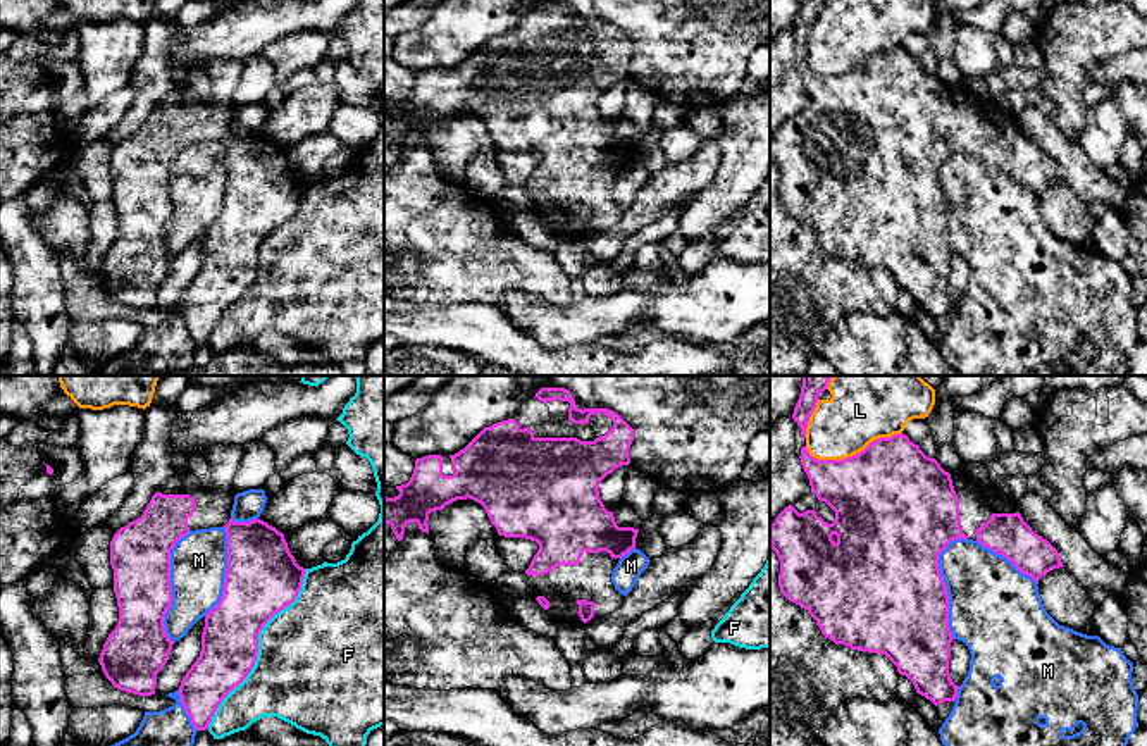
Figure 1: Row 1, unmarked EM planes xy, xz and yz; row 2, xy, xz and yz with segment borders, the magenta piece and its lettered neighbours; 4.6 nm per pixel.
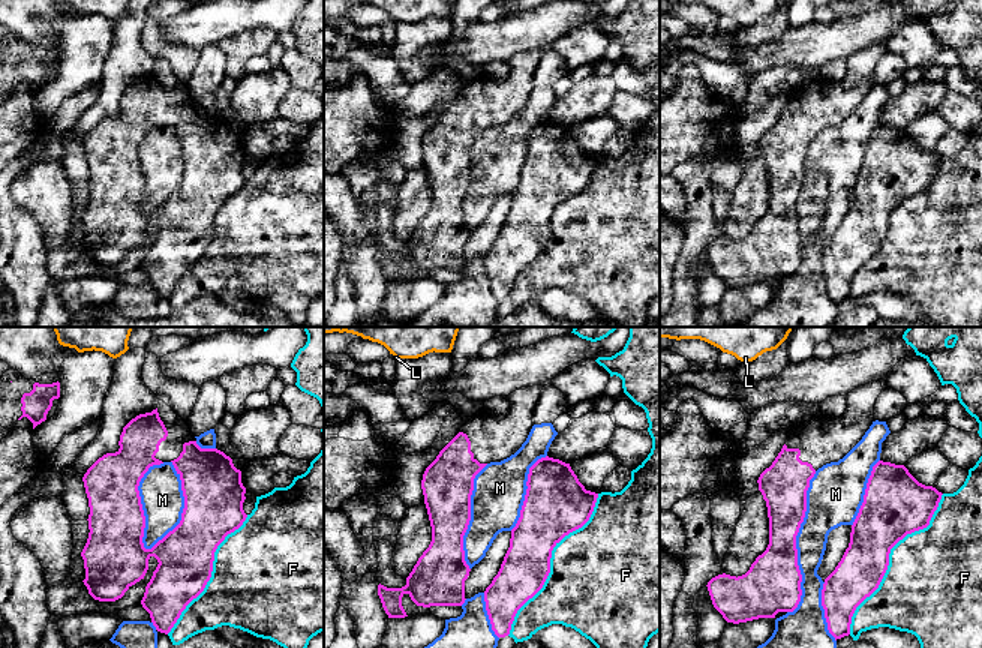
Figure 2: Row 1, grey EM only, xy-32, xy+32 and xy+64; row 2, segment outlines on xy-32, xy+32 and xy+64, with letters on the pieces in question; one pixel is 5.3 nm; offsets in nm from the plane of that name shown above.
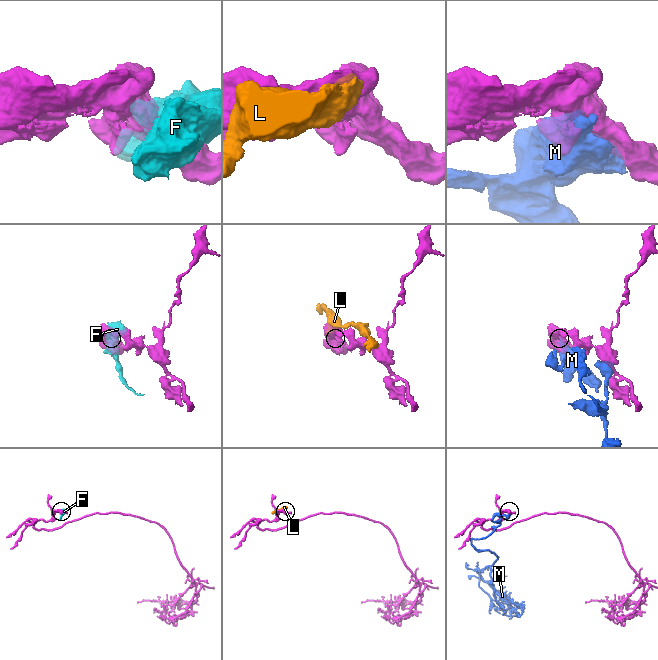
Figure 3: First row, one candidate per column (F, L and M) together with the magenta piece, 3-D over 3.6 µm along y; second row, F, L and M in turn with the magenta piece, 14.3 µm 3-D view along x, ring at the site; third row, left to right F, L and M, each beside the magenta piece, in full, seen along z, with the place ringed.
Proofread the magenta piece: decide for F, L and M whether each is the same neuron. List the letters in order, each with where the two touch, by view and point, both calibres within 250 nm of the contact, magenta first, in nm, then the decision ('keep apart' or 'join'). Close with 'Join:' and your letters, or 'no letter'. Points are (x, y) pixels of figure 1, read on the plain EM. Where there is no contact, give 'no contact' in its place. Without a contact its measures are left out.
F: xy (257, 261) | 280/480 nm | keep apart
L: yz (853, 69) | 500/280 nm | keep apart
M: xy (169, 200) | 280/260 nm | keep apart
Join: no letter

